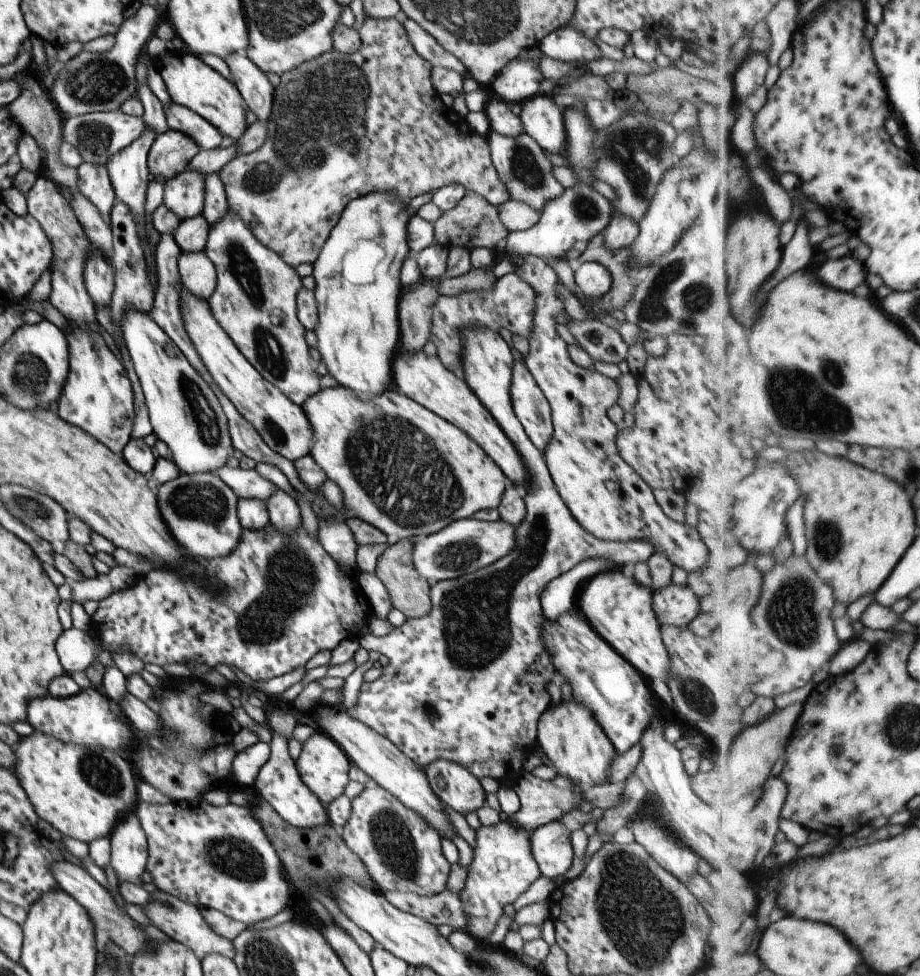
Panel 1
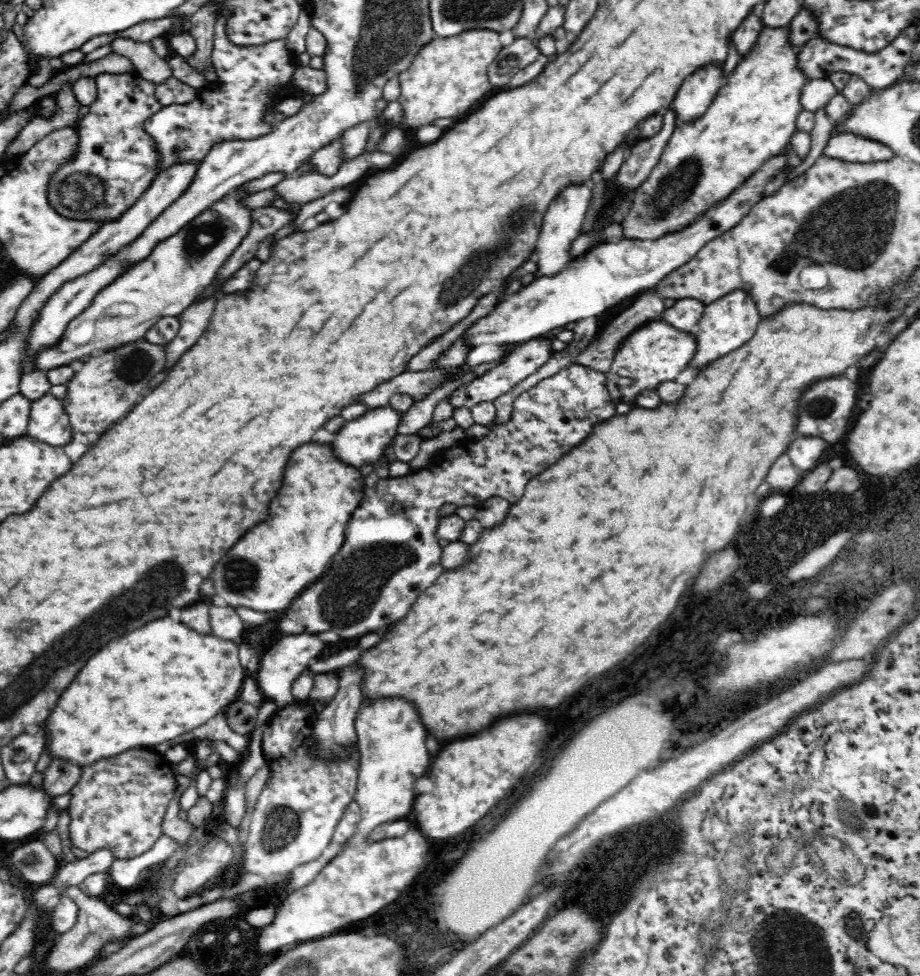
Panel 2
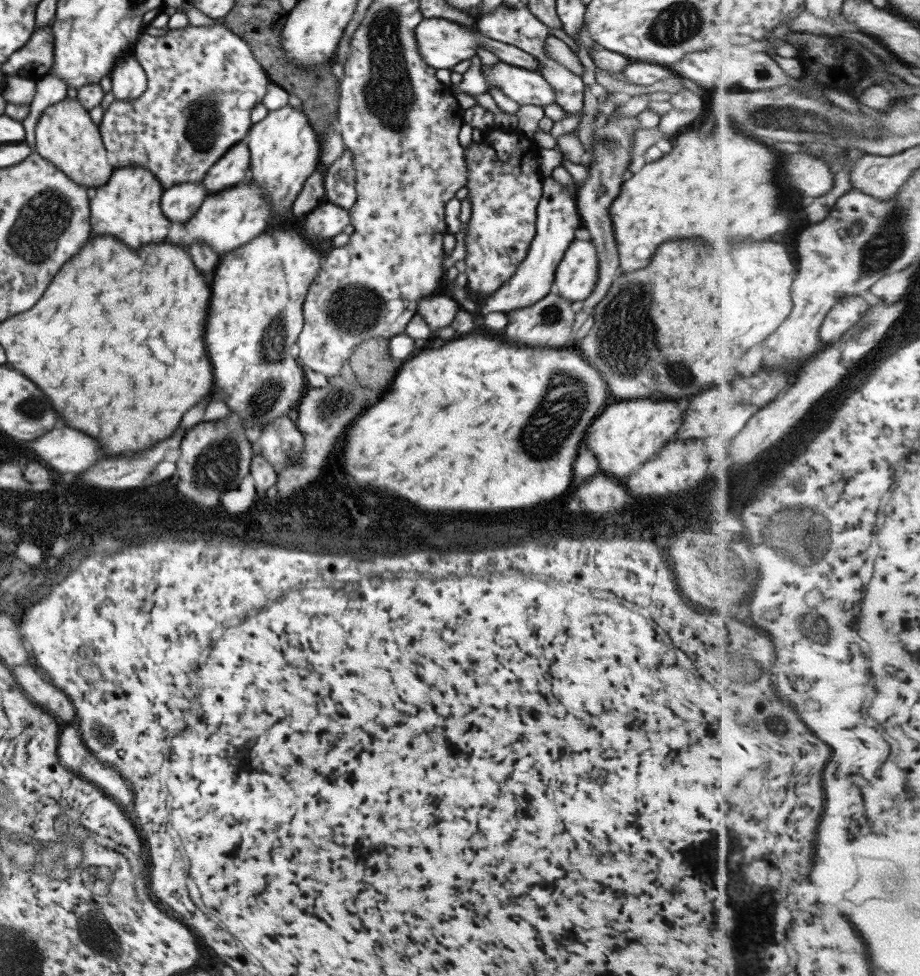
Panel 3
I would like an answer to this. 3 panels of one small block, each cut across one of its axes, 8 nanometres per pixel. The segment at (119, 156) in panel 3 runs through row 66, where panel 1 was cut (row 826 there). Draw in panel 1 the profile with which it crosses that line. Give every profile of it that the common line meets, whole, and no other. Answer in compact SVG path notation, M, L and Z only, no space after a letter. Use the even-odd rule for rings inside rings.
M202 797L191 801L181 801L180 803L169 801L165 804L147 804L147 802L137 801L133 812L137 815L137 820L142 826L148 846L148 855L144 866L148 888L159 889L161 892L178 898L181 902L185 901L195 906L195 908L203 907L206 909L218 910L225 914L225 916L229 916L236 921L241 921L243 924L253 924L271 918L271 916L275 916L275 914L281 911L285 906L289 906L294 899L294 891L291 882L289 882L281 861L279 861L276 850L268 841L264 830L249 809L237 806L231 802L223 806L212 805Z

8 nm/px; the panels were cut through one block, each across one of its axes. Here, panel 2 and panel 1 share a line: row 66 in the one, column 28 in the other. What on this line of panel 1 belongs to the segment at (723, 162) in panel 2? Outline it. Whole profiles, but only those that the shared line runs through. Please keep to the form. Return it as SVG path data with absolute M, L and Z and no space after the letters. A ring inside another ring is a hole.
M34 730L21 738L12 749L12 772L24 790L30 805L42 821L50 824L60 835L88 843L97 837L107 837L112 826L134 810L137 802L135 781L137 775L129 761L109 749L98 746L74 745Z

